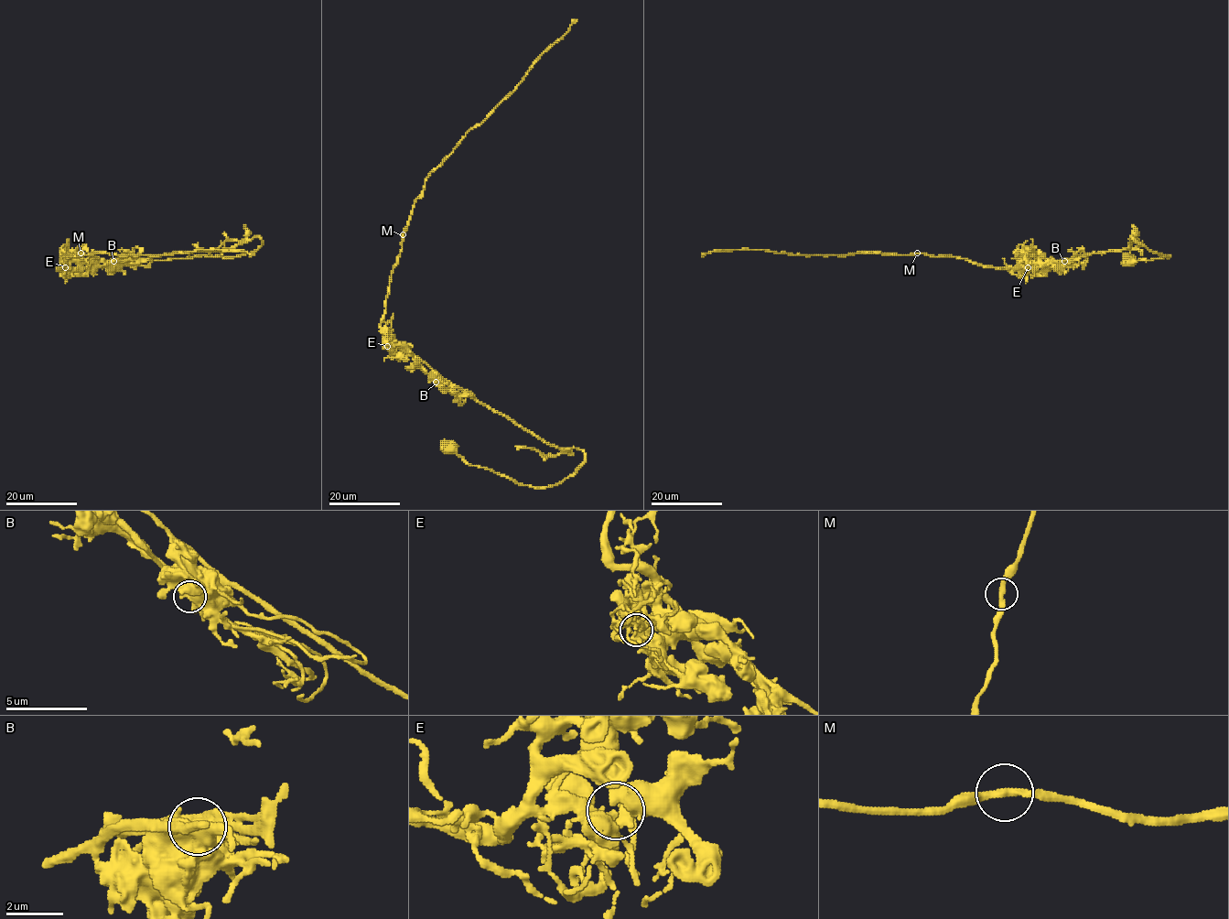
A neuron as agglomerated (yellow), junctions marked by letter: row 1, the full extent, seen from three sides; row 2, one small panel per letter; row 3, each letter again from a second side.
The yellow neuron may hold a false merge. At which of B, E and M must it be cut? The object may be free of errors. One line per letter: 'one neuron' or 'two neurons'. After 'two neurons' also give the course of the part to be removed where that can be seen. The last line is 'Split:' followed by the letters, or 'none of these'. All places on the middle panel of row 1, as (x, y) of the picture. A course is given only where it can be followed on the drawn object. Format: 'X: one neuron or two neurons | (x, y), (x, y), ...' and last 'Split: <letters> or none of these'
B: two neurons | (436, 382), (459, 393), (465, 399), (460, 403)
E: one neuron
M: one neuron
Split: B

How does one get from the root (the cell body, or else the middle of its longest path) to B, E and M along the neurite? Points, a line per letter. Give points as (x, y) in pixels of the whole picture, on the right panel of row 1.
B: (1129, 259), (1150, 261), (1169, 256), (1148, 250), (1131, 237), (1125, 249), (1064, 261)
E: (1129, 259), (1169, 256), (1148, 250), (1131, 237), (1125, 249), (1028, 267)
M: (1129, 259), (1169, 256), (1148, 250), (1131, 237), (1125, 249), (1047, 265), (1019, 262), (1010, 268), (917, 253)

